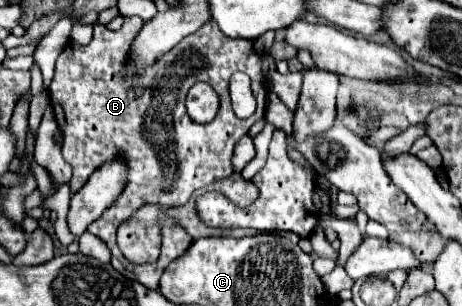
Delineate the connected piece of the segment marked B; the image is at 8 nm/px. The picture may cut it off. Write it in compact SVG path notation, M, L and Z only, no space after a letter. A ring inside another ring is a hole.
M128 16L124 18L124 26L116 32L102 24L94 24L94 38L86 46L68 40L56 60L50 98L62 132L62 154L74 168L70 182L72 194L82 188L82 182L86 182L92 172L98 170L98 166L114 160L116 156L126 156L128 172L124 190L116 202L90 224L90 234L106 242L112 252L112 266L122 276L156 290L160 270L172 260L180 258L192 244L192 238L180 226L170 224L170 218L166 218L166 222L162 222L162 252L154 262L156 266L130 266L116 244L118 226L130 220L130 216L146 204L158 204L162 208L182 206L198 188L230 176L230 160L236 140L240 140L266 112L268 78L262 72L262 56L252 50L254 42L226 38L214 20L160 56L154 66L146 70L134 70L134 66L128 66L128 58L132 42L142 24L142 18ZM236 70L242 70L250 76L252 92L258 102L256 112L248 120L236 118L228 96L228 80ZM196 82L210 84L220 98L218 114L206 124L196 124L186 114L184 106L186 92ZM164 114L172 114L170 124L164 122Z

